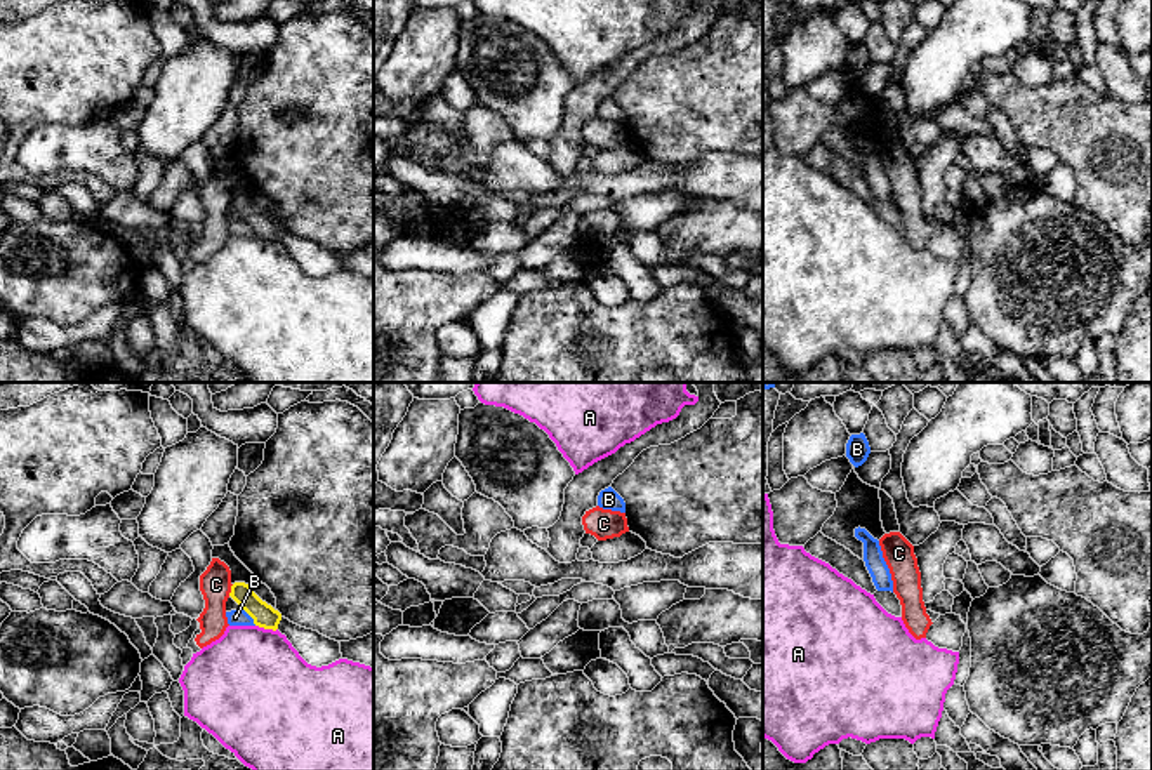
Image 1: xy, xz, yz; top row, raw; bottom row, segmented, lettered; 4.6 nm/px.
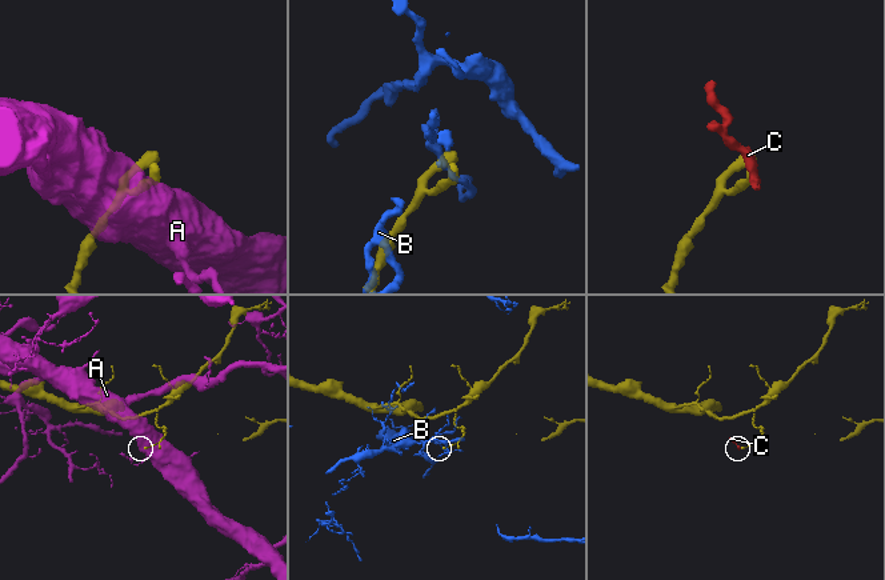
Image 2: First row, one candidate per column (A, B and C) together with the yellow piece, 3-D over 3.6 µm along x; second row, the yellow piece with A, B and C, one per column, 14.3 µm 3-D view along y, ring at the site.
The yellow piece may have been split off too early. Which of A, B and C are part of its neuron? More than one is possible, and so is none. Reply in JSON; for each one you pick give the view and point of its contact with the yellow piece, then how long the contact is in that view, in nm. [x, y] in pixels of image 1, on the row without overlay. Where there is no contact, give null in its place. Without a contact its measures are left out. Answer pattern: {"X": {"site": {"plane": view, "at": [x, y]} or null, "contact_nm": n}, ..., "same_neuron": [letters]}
{"same_neuron": []}

